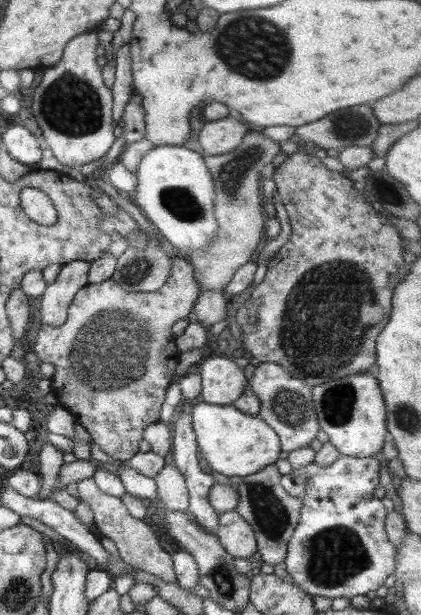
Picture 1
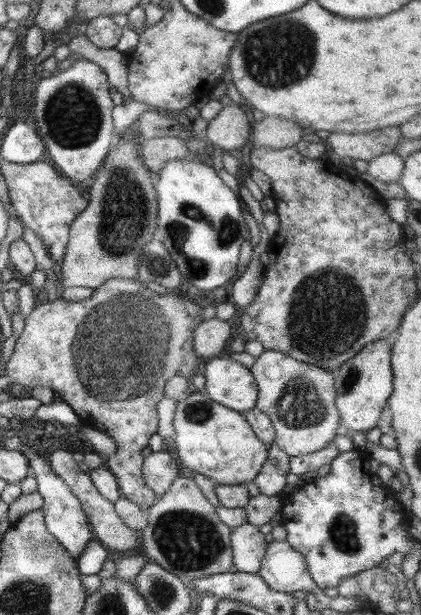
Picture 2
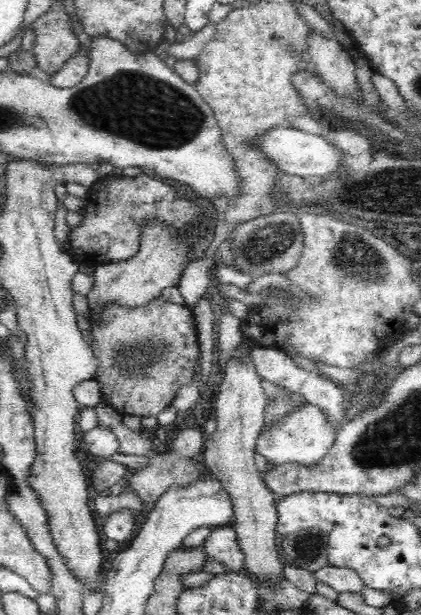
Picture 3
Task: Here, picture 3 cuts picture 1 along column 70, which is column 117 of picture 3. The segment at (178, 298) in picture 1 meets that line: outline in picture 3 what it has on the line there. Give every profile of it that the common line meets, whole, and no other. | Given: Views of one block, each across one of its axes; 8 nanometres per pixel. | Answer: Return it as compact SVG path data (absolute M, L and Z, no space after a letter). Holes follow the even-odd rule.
M160 296L153 298L147 305L137 307L106 303L99 316L98 326L96 323L90 326L92 344L89 348L99 362L94 379L100 385L103 401L122 416L158 416L172 404L178 390L192 382L194 368L201 358L192 309L188 305L166 301Z

